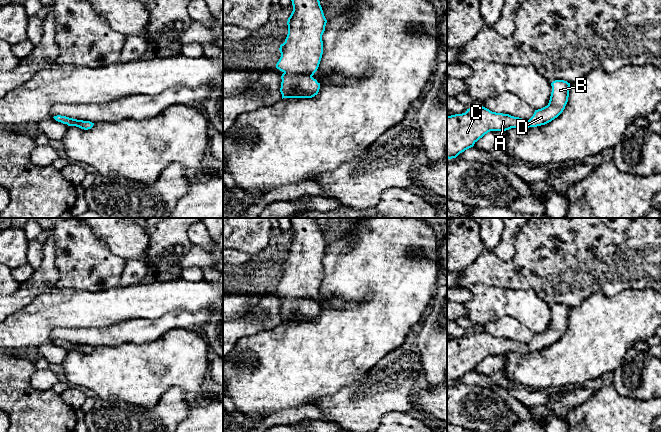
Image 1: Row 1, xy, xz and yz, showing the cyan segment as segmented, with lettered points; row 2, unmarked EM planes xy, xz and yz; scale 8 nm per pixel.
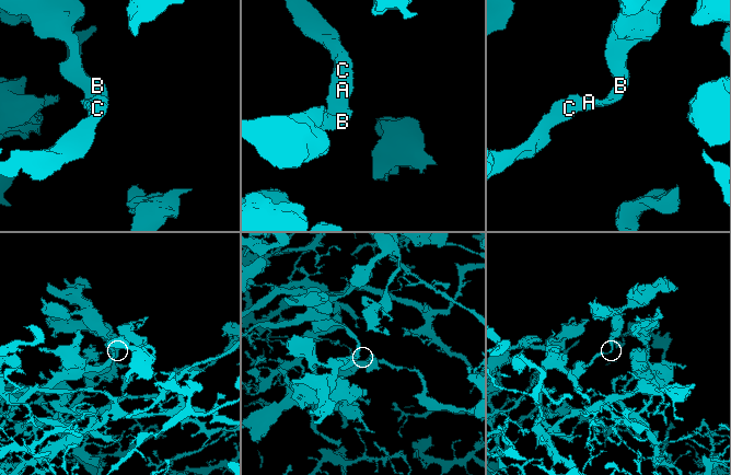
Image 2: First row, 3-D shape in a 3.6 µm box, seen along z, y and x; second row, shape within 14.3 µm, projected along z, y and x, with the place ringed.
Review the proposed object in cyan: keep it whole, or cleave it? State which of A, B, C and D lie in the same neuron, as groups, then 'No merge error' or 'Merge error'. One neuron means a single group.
Groups: A B C D. No merge error

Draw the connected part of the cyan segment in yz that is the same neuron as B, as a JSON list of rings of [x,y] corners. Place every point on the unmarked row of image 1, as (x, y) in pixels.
[[[555,304],[551,310],[548,329],[535,334],[529,344],[492,336],[482,329],[469,332],[462,338],[447,340],[447,382],[456,382],[490,355],[506,355],[511,352],[526,354],[545,349],[557,342],[568,326],[570,307]]]

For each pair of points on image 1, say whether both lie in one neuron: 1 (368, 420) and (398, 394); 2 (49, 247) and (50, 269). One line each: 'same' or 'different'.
1: same
2: same

